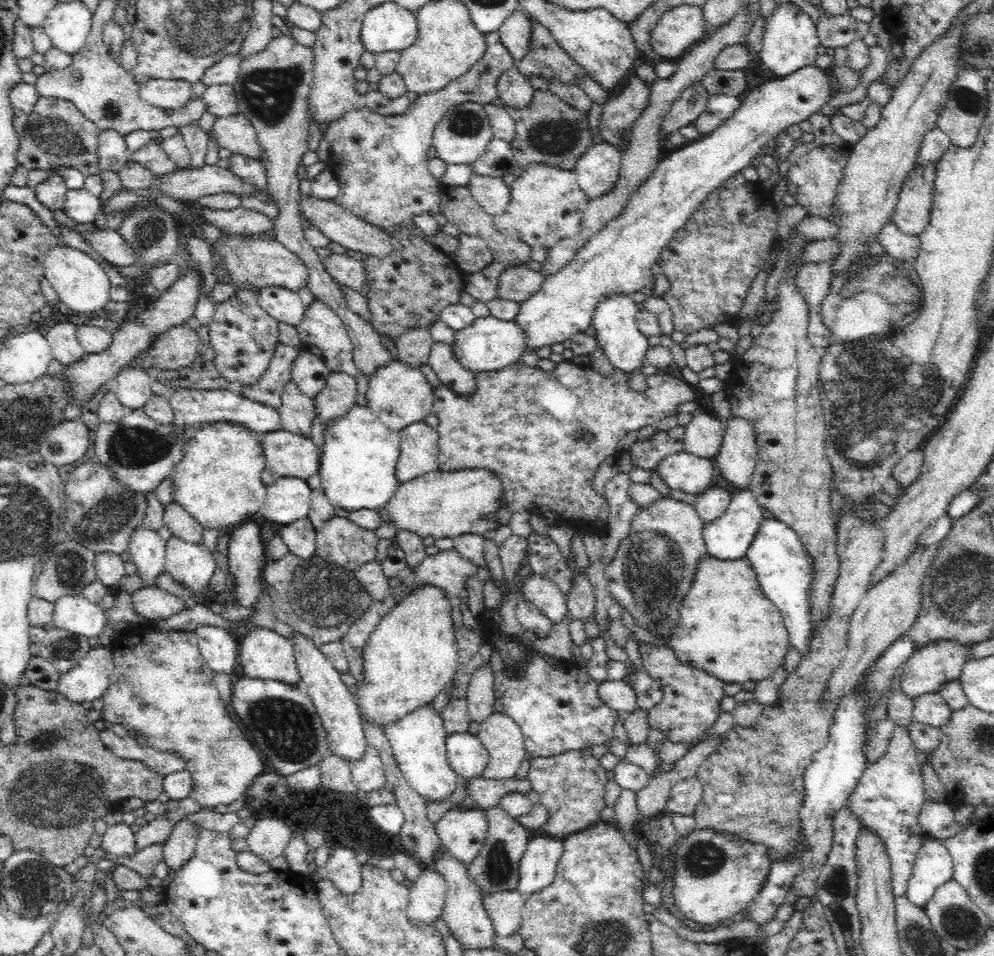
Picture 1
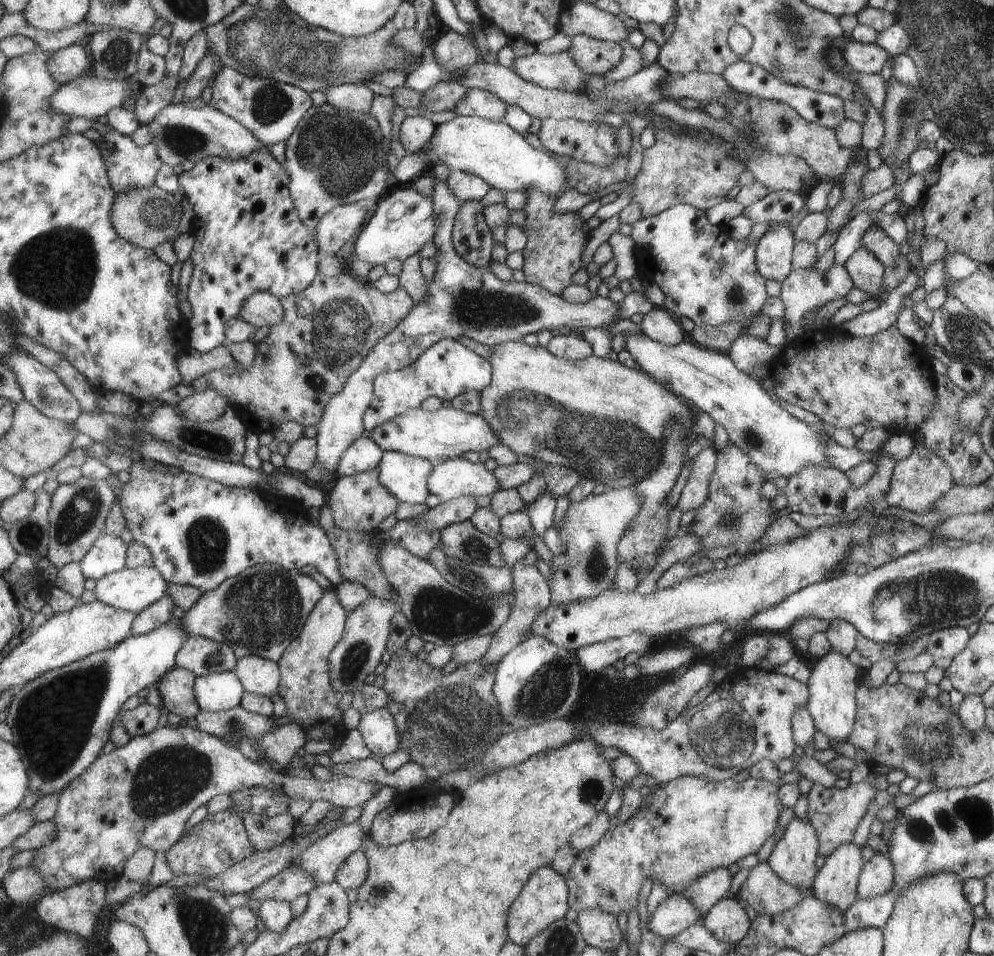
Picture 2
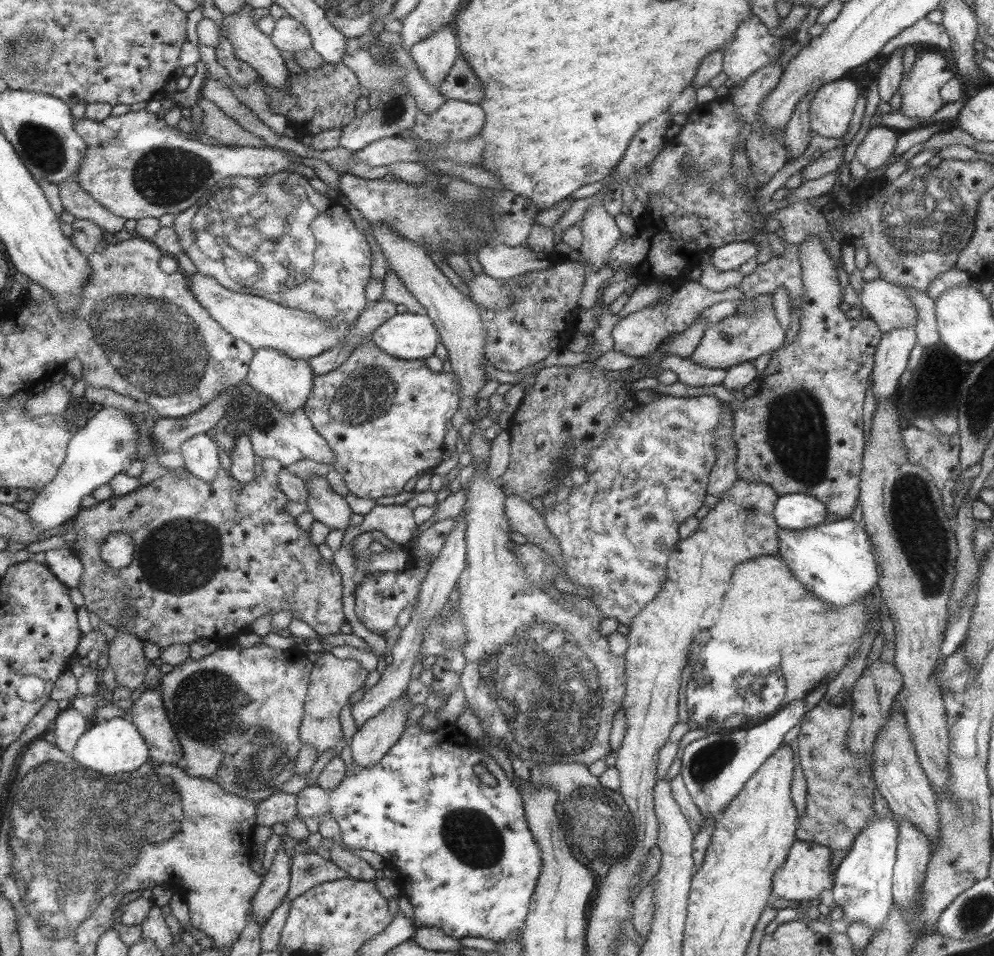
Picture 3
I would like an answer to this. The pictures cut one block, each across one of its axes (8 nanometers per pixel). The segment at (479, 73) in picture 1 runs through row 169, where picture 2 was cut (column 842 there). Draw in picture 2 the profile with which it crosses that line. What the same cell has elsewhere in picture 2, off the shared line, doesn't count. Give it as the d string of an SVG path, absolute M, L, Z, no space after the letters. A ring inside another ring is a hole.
M895 324L888 326L885 330L876 332L873 336L856 337L852 334L847 334L843 330L839 329L837 326L828 326L824 328L817 328L813 331L802 331L797 338L793 338L789 344L784 345L782 352L773 358L769 362L769 376L771 377L771 382L773 382L773 393L783 402L791 404L791 406L796 406L797 408L802 408L811 414L817 416L819 420L825 422L829 426L834 428L851 428L855 424L863 424L866 429L868 428L881 428L888 429L891 432L901 433L901 430L905 428L907 435L911 430L919 434L919 426L921 422L925 422L931 414L931 410L935 408L935 400L937 398L936 386L932 381L932 371L931 368L927 368L927 354L923 354L923 344L919 345L919 350L913 342L907 340L905 336L899 334L899 330L895 327Z

